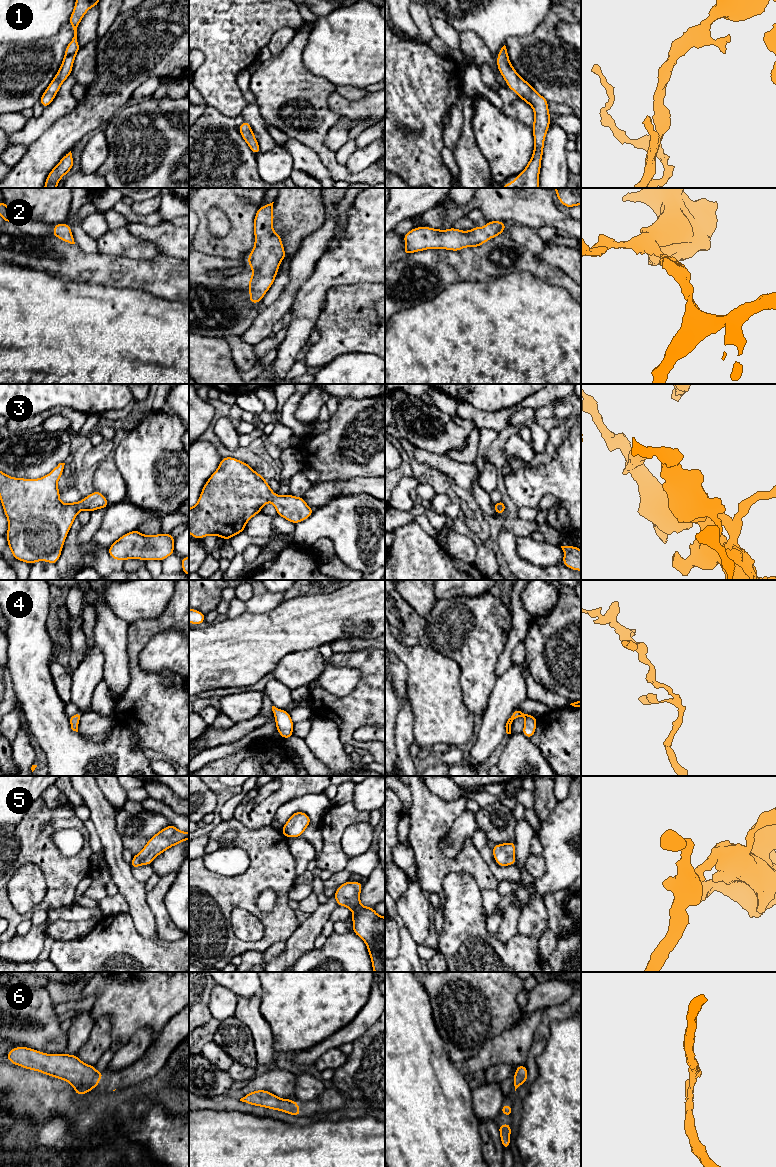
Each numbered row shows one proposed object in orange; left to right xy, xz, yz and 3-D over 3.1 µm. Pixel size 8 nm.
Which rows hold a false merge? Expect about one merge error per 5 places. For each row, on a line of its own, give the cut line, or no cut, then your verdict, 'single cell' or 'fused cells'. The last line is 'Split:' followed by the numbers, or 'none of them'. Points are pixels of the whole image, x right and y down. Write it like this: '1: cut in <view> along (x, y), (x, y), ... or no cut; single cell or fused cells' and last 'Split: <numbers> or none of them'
1: no cut; single cell
2: no cut; single cell
3: no cut; single cell
4: no cut; single cell
5: no cut; single cell
6: no cut; single cell
Split: none of them

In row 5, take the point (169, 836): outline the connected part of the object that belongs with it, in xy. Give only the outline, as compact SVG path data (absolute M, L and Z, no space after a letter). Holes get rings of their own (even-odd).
M171 824L155 834L143 850L133 856L130 866L136 868L141 865L151 865L156 856L188 839L189 831L182 832Z

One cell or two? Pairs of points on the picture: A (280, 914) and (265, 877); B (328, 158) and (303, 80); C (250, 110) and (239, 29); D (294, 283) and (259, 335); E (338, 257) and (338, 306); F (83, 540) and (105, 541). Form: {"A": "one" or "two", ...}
{"A": "one", "B": "one", "C": "two", "D": "one", "E": "two", "F": "two"}

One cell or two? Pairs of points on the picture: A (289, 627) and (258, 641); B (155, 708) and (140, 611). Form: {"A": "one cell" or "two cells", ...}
{"A": "one cell", "B": "two cells"}

